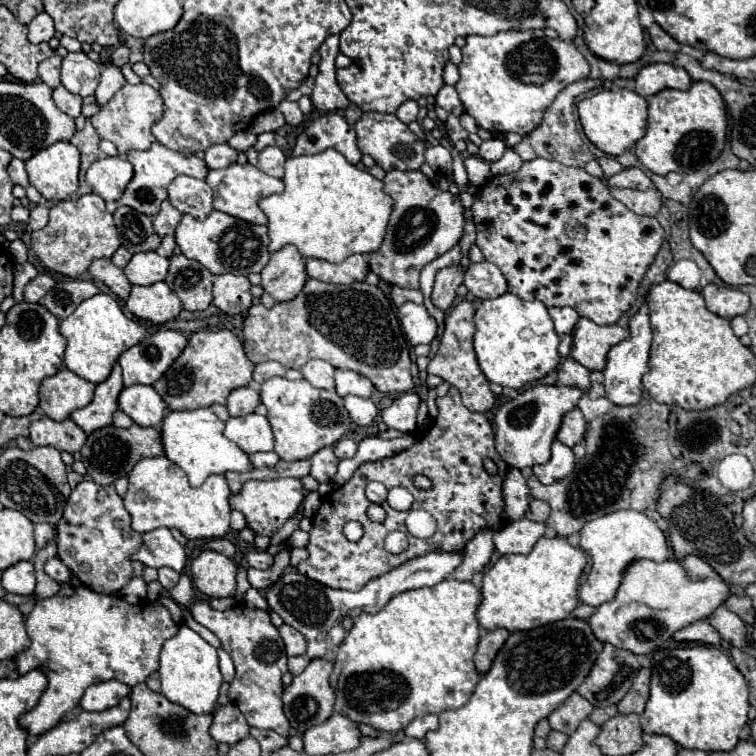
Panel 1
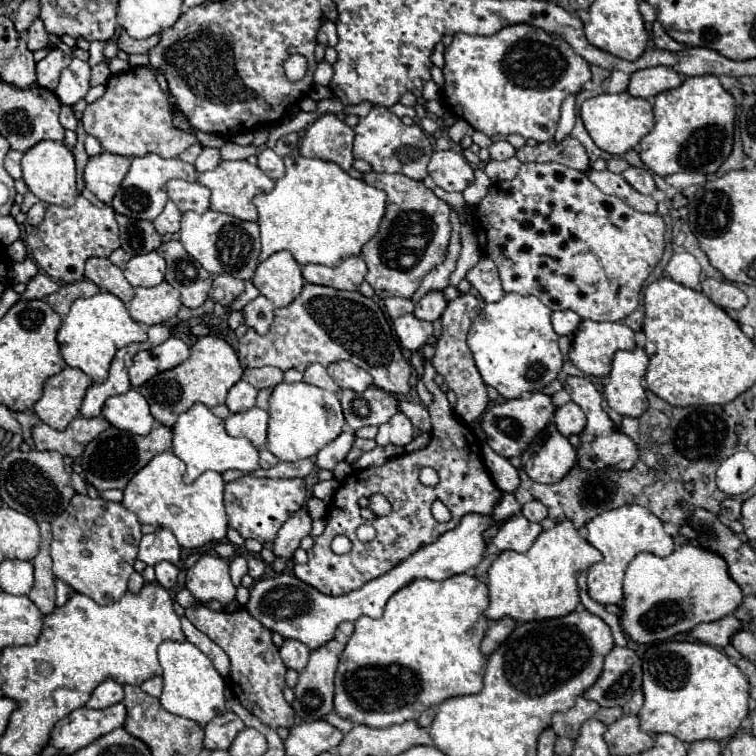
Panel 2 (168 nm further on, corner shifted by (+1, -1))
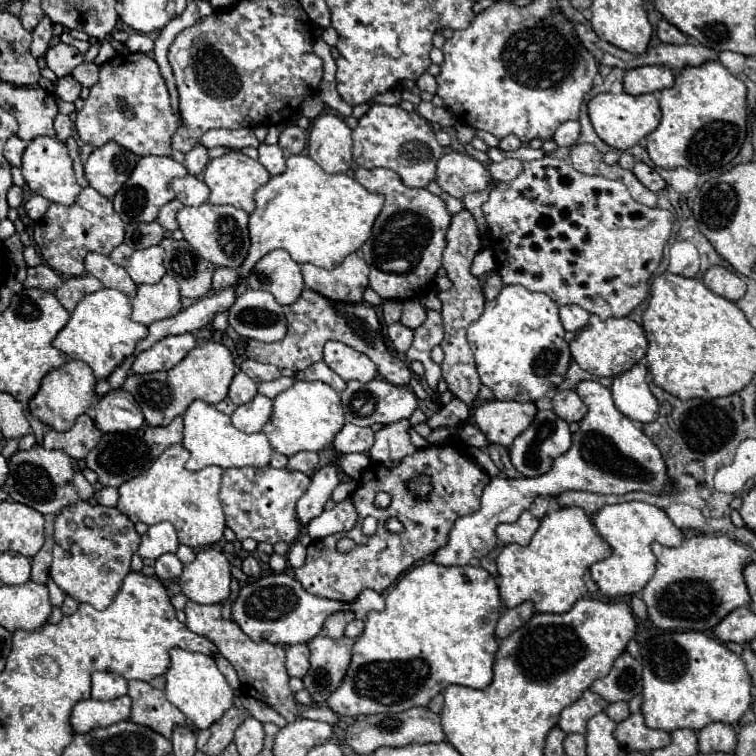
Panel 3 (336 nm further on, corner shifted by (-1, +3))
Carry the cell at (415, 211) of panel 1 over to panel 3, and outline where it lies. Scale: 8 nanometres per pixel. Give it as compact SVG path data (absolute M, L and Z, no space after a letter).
M359 167L355 171L355 179L365 189L385 197L385 205L373 225L373 235L361 247L361 255L371 269L369 287L385 301L405 301L417 297L427 285L433 283L437 269L441 267L441 255L447 245L445 233L451 225L445 201L429 193L425 187L407 187L391 169Z

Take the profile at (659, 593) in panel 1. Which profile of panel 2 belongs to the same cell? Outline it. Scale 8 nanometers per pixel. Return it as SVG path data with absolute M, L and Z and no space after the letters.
M683 545L675 549L669 557L657 557L653 553L639 553L625 573L625 601L621 603L625 615L621 617L623 629L635 643L655 643L667 641L677 633L689 633L699 623L717 621L729 613L733 613L743 603L741 587L729 577L727 563L721 555L697 547L697 545Z

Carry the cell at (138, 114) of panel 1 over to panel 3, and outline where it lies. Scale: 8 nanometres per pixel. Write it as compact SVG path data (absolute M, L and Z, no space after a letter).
M119 53L101 67L99 81L77 113L75 127L79 137L93 147L109 141L133 151L135 155L171 155L171 139L177 131L177 117L169 105L169 93L155 61L145 53Z

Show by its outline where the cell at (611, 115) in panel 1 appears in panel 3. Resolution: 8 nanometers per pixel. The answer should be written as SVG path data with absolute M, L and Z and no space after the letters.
M599 93L587 103L589 119L597 131L597 135L613 149L627 151L637 145L643 137L647 137L661 119L659 103L655 95L629 95L629 93Z

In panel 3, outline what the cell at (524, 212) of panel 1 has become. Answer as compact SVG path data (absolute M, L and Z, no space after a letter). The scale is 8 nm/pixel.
M545 155L543 159L537 159L537 161L525 161L523 163L523 173L519 177L515 177L513 181L507 181L507 183L497 183L489 193L489 201L483 205L483 213L485 213L487 225L491 229L493 255L495 255L495 261L497 261L499 275L501 275L505 285L523 285L529 291L545 293L557 305L579 305L587 313L593 313L603 321L609 319L609 317L625 317L639 303L645 301L645 297L649 293L649 279L661 263L663 247L665 247L665 243L671 235L671 229L673 229L673 215L669 211L659 209L659 207L651 209L647 205L641 205L641 203L633 201L633 197L627 193L627 187L621 181L611 181L611 179L605 179L605 177L599 177L599 175L583 175L569 161L557 159L557 157L551 157L551 155Z

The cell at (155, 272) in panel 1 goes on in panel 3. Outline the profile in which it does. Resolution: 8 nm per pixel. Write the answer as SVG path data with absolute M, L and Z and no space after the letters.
M153 245L153 247L147 247L147 249L135 251L125 269L137 285L159 283L165 275L163 259L165 259L165 251L159 245Z

